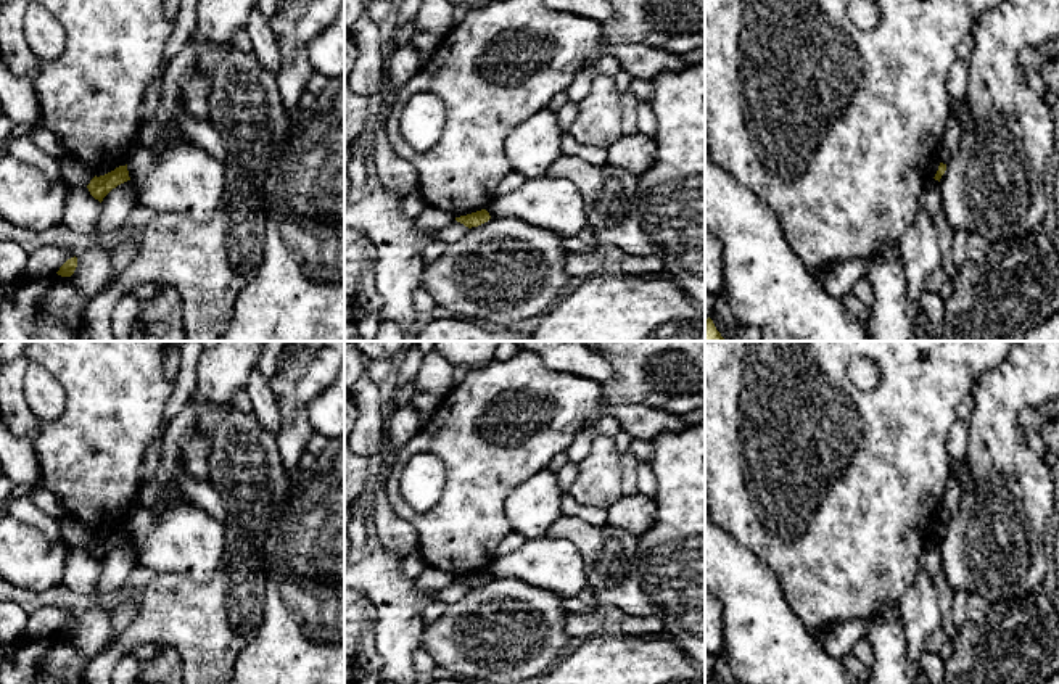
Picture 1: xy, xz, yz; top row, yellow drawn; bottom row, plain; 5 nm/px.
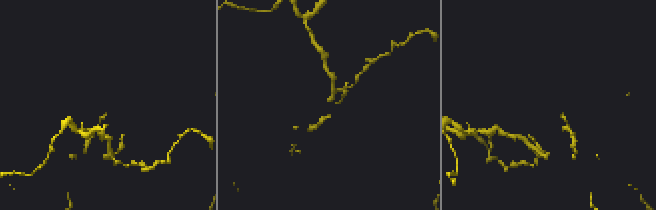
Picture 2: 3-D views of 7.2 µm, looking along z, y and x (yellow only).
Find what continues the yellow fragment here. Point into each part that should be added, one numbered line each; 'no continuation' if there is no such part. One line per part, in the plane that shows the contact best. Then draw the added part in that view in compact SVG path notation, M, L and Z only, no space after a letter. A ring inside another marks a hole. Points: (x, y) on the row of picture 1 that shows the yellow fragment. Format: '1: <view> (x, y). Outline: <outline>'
no continuation

